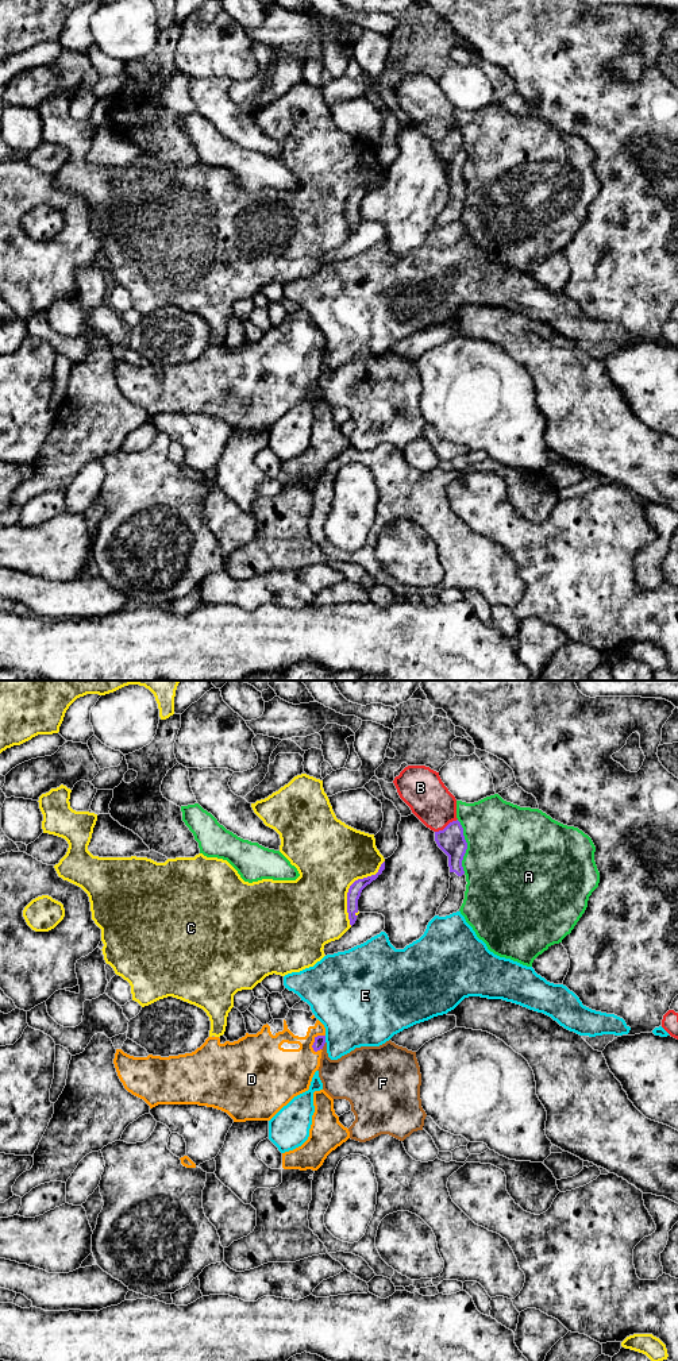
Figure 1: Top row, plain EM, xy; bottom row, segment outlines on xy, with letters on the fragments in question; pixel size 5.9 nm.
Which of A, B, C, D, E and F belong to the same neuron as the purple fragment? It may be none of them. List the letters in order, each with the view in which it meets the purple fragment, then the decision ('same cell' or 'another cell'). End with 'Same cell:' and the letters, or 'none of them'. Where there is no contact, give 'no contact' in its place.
A: xy | another cell
B: xy | another cell
C: xy | another cell
D: xy | same cell
E: xy | another cell
F: xy | another cell
Same cell: D

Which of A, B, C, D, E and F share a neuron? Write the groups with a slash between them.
A / B / C / D / E / F

